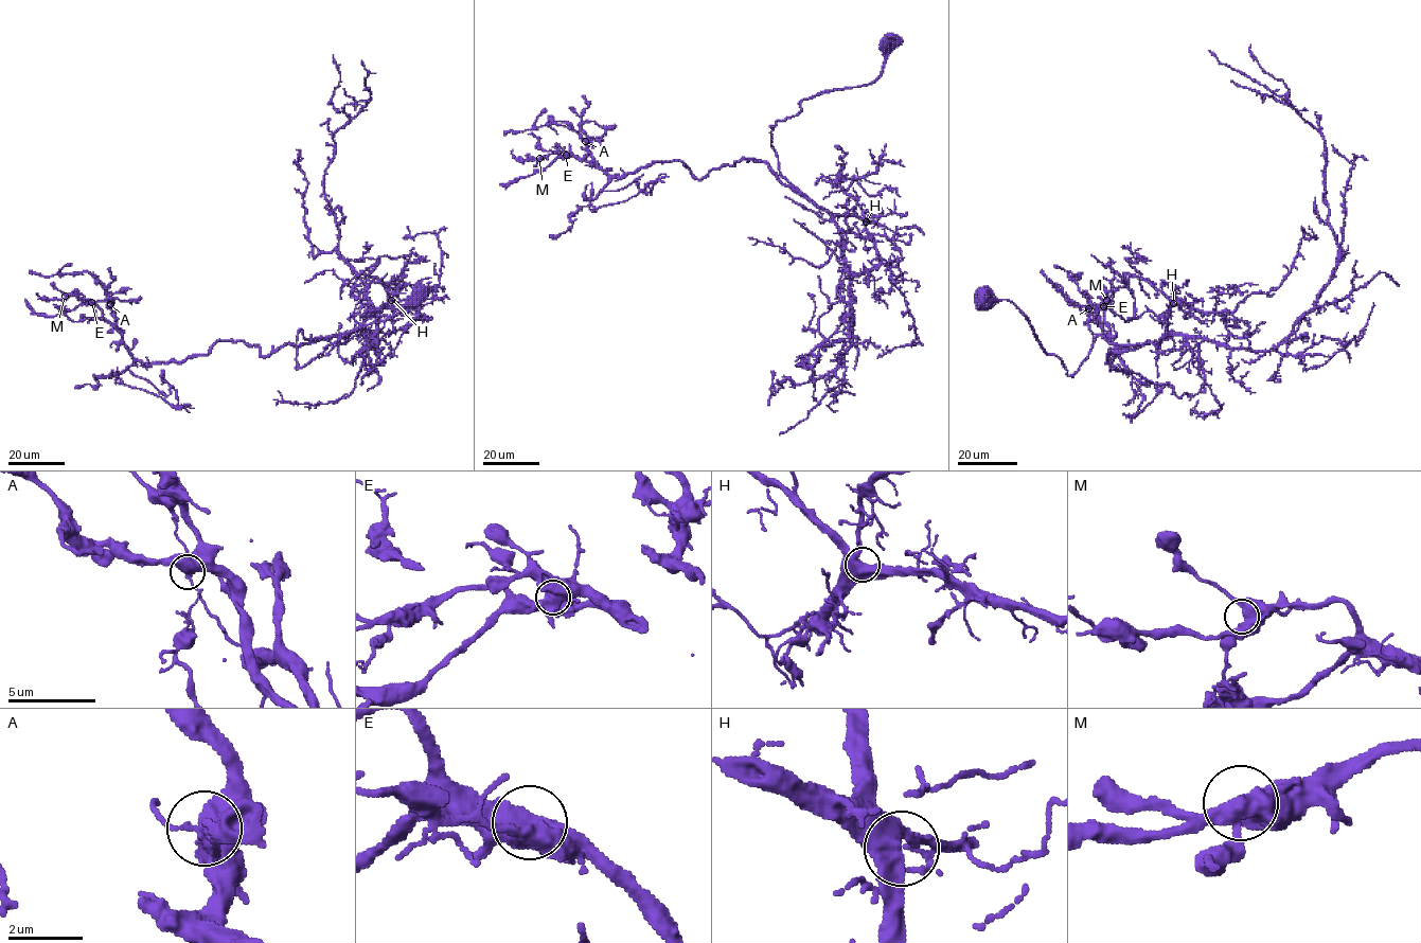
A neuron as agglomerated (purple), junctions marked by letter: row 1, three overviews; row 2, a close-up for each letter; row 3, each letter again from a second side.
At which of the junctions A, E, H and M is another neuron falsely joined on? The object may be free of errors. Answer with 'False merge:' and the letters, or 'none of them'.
False merge: A

